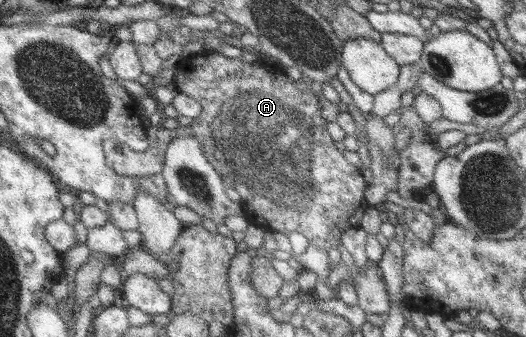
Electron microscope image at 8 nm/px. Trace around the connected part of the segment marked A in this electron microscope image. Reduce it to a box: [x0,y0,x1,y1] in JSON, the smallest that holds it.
[106,52,371,252]

